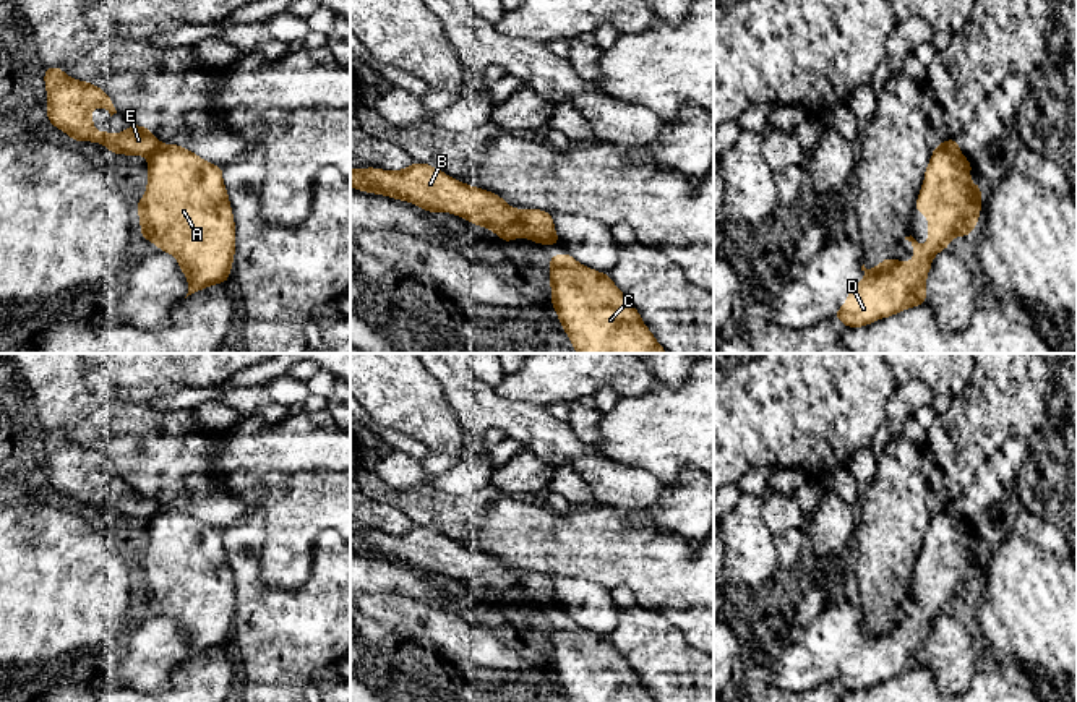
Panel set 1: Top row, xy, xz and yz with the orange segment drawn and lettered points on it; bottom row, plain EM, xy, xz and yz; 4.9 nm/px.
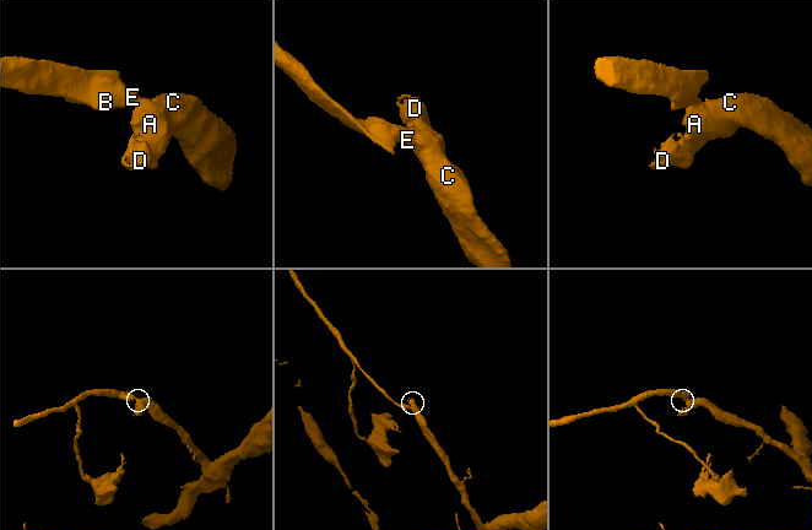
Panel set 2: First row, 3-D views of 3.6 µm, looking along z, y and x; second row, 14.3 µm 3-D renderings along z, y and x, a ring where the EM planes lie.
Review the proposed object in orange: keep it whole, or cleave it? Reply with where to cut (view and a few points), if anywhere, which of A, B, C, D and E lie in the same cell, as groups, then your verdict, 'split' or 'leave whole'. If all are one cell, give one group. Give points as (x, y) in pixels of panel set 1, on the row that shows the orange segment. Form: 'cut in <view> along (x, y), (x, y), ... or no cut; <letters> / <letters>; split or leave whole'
cut in xz along (514, 209), (514, 219), (523, 234); A C D / B E; split

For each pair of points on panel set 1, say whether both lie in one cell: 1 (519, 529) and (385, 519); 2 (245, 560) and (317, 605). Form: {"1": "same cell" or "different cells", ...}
{"1": "different cells", "2": "same cell"}

